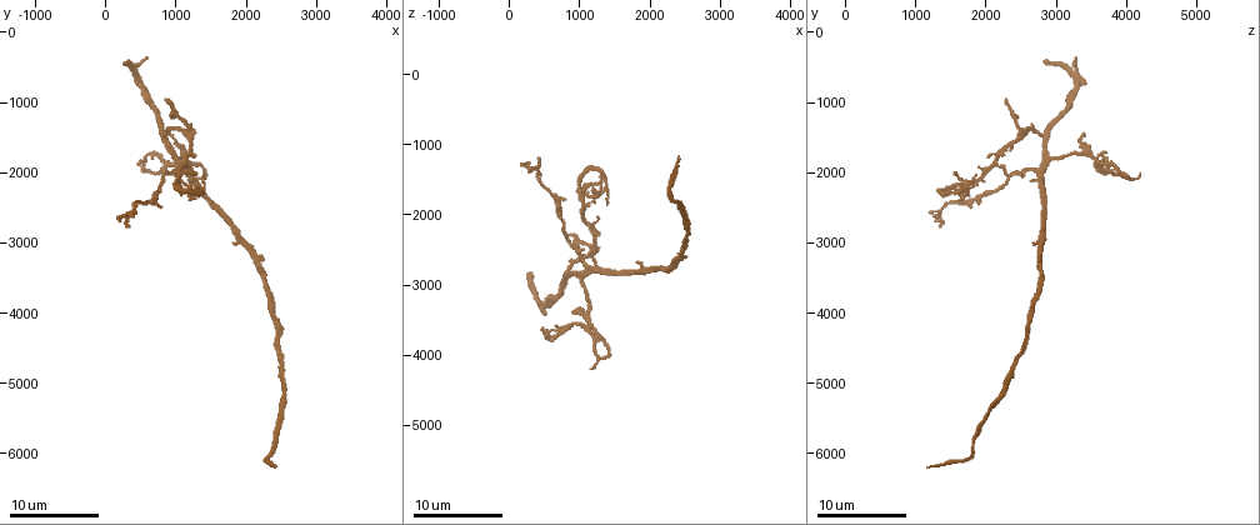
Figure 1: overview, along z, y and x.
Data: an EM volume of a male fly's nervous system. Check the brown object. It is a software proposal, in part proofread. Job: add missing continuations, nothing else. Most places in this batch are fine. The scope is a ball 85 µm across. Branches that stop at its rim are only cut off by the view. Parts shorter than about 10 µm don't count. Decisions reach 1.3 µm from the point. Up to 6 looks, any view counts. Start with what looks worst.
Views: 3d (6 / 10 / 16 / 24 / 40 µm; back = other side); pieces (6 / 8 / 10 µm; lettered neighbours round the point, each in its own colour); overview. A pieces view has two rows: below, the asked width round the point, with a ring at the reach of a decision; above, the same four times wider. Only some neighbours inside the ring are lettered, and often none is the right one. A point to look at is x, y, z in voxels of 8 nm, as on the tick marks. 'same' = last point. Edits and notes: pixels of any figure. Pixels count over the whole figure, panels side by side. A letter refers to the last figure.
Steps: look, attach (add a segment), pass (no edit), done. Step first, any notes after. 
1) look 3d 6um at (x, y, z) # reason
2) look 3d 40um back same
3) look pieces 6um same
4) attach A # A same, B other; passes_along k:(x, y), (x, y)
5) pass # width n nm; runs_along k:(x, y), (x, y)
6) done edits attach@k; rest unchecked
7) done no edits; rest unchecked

look pieces 6um at (200, 2650, 1300) # an open end

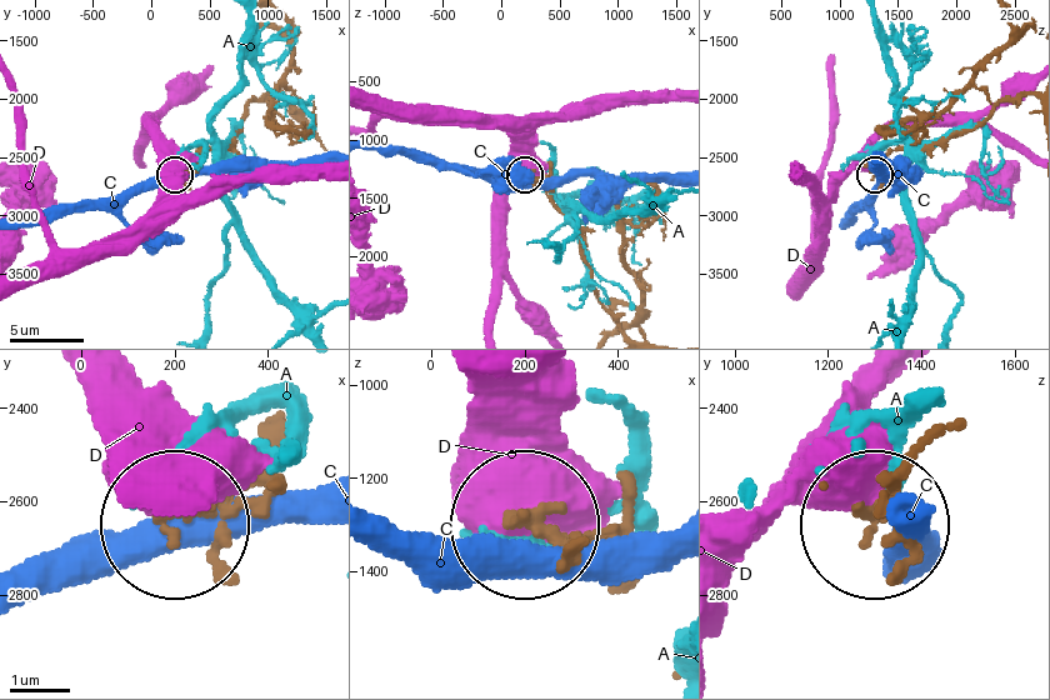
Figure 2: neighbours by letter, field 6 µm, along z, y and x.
pass # width 220 nm; A other, C other, D other; none of them fits

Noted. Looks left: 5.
look pieces 6um at (300, 400, 2850) # free end

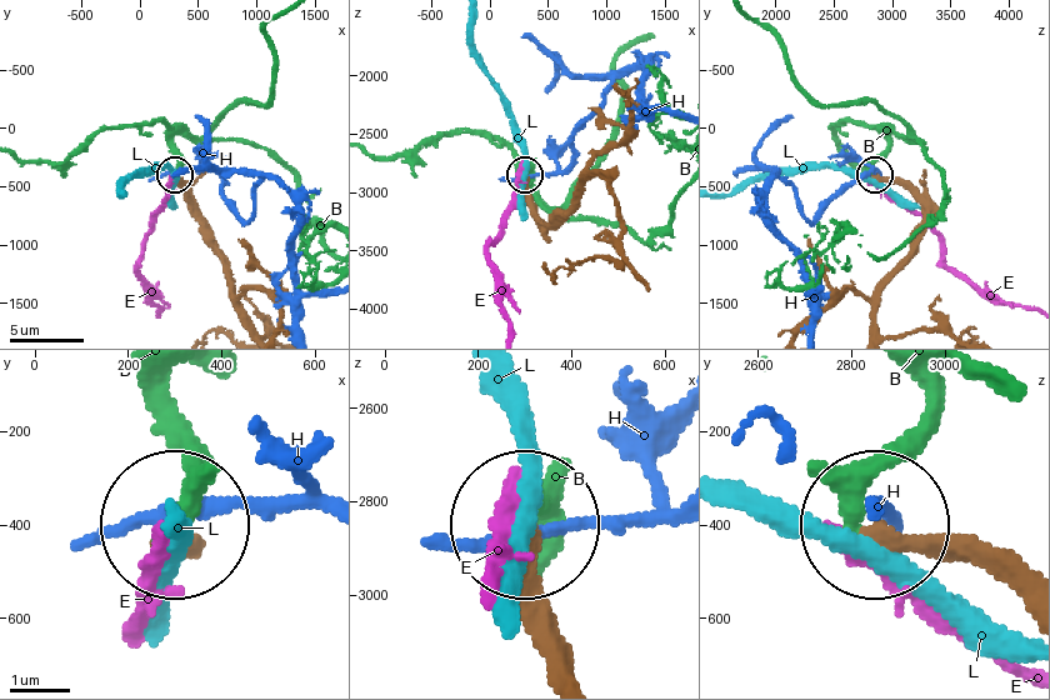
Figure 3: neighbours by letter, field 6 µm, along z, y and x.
attach B # B same, E other, H other, L other; passes_along 3:(1018, 594), (963, 559), (858, 534), (863, 479), (938, 374); it goes on there

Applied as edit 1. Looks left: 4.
look overview

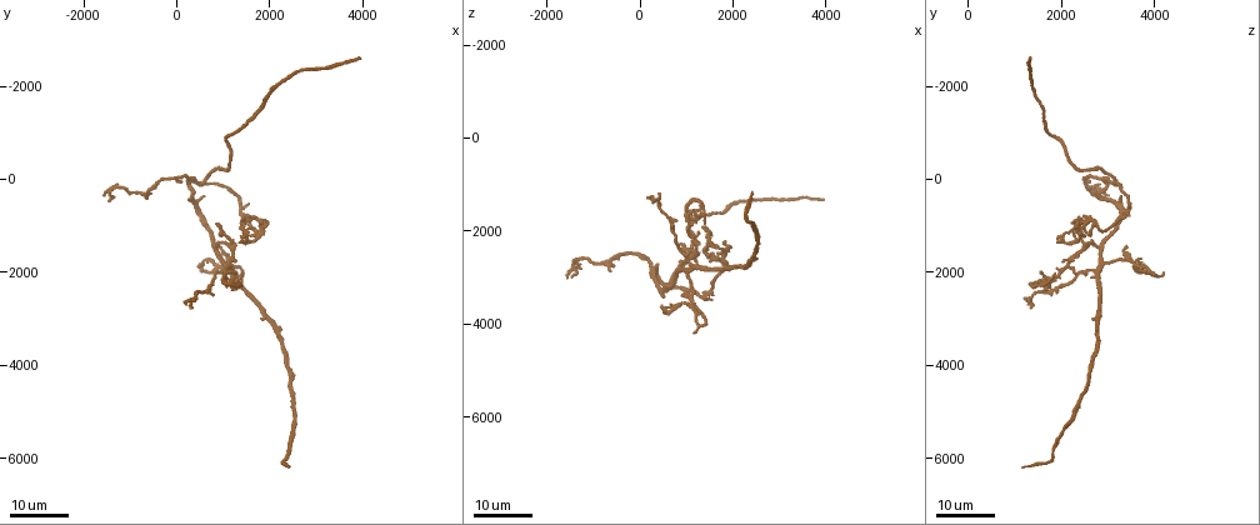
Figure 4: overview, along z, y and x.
look 3d 16um at (450, 1850, 3600) # branch stops here

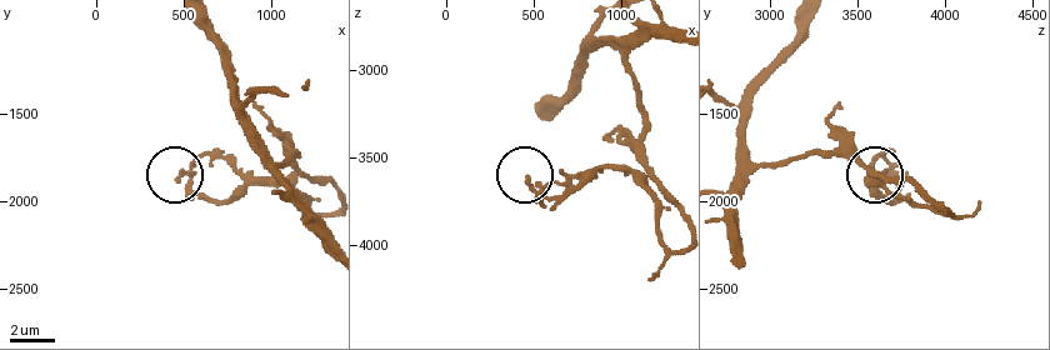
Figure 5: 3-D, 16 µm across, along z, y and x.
look pieces 6um at (460, 1880, 3620) # see the neighbours

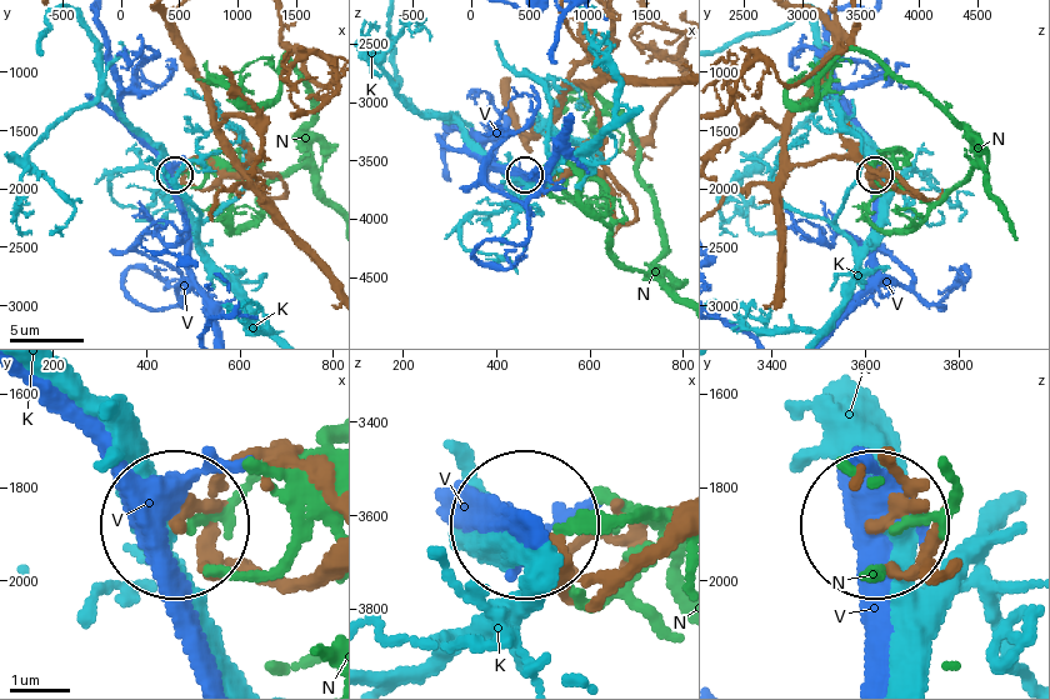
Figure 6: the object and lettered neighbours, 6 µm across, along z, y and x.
pass # width 200 nm; K other, N other, V other; none of them fits

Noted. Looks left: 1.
done edits attach@3; rest unchecked

